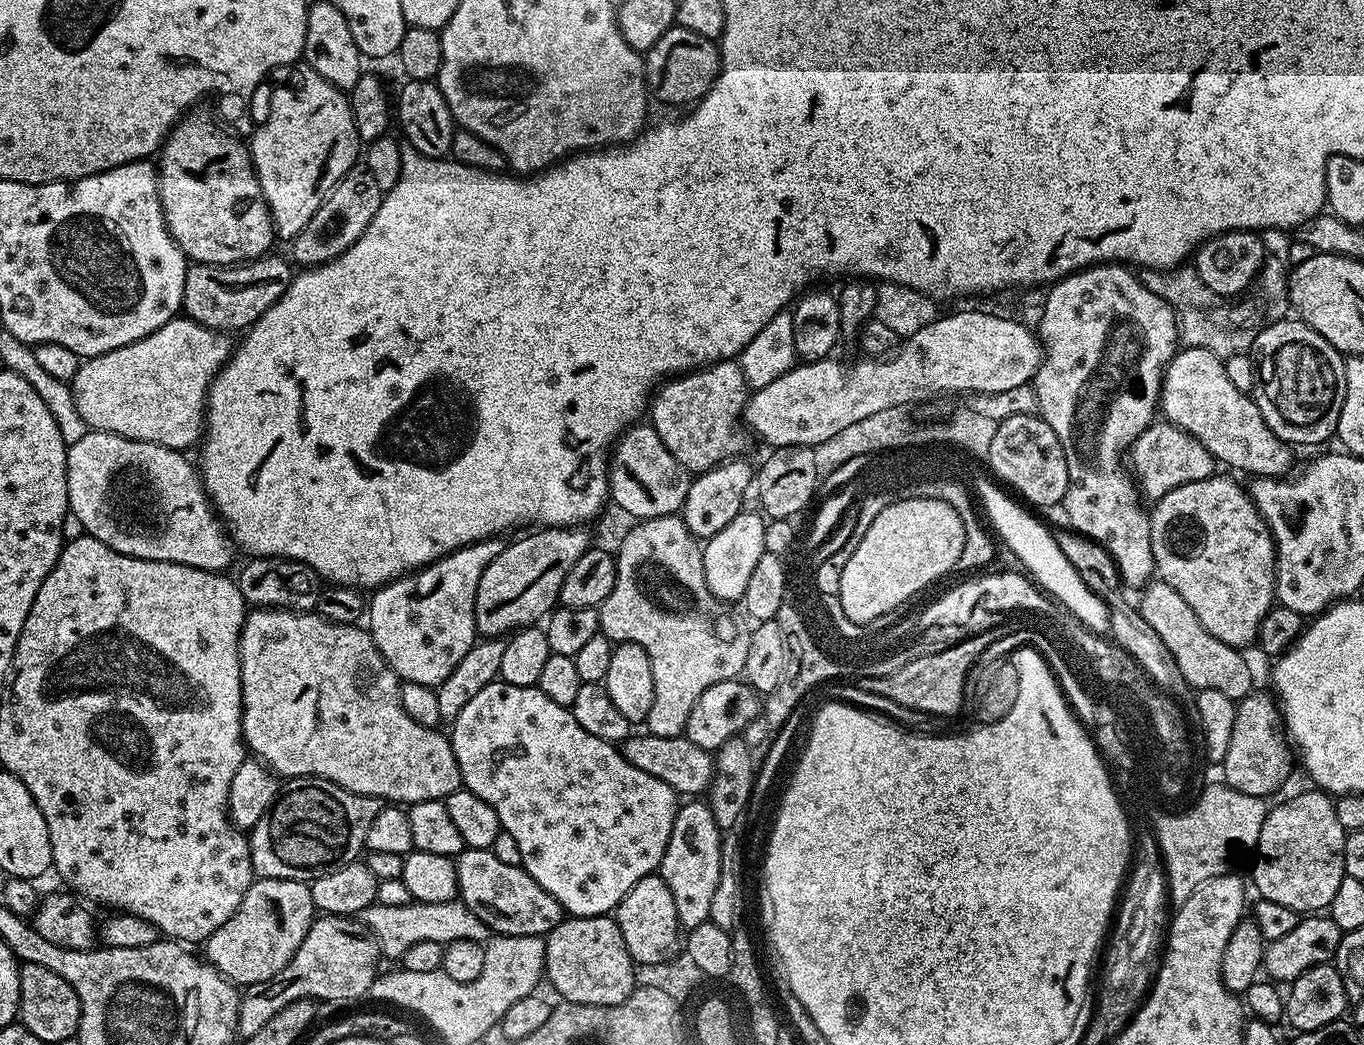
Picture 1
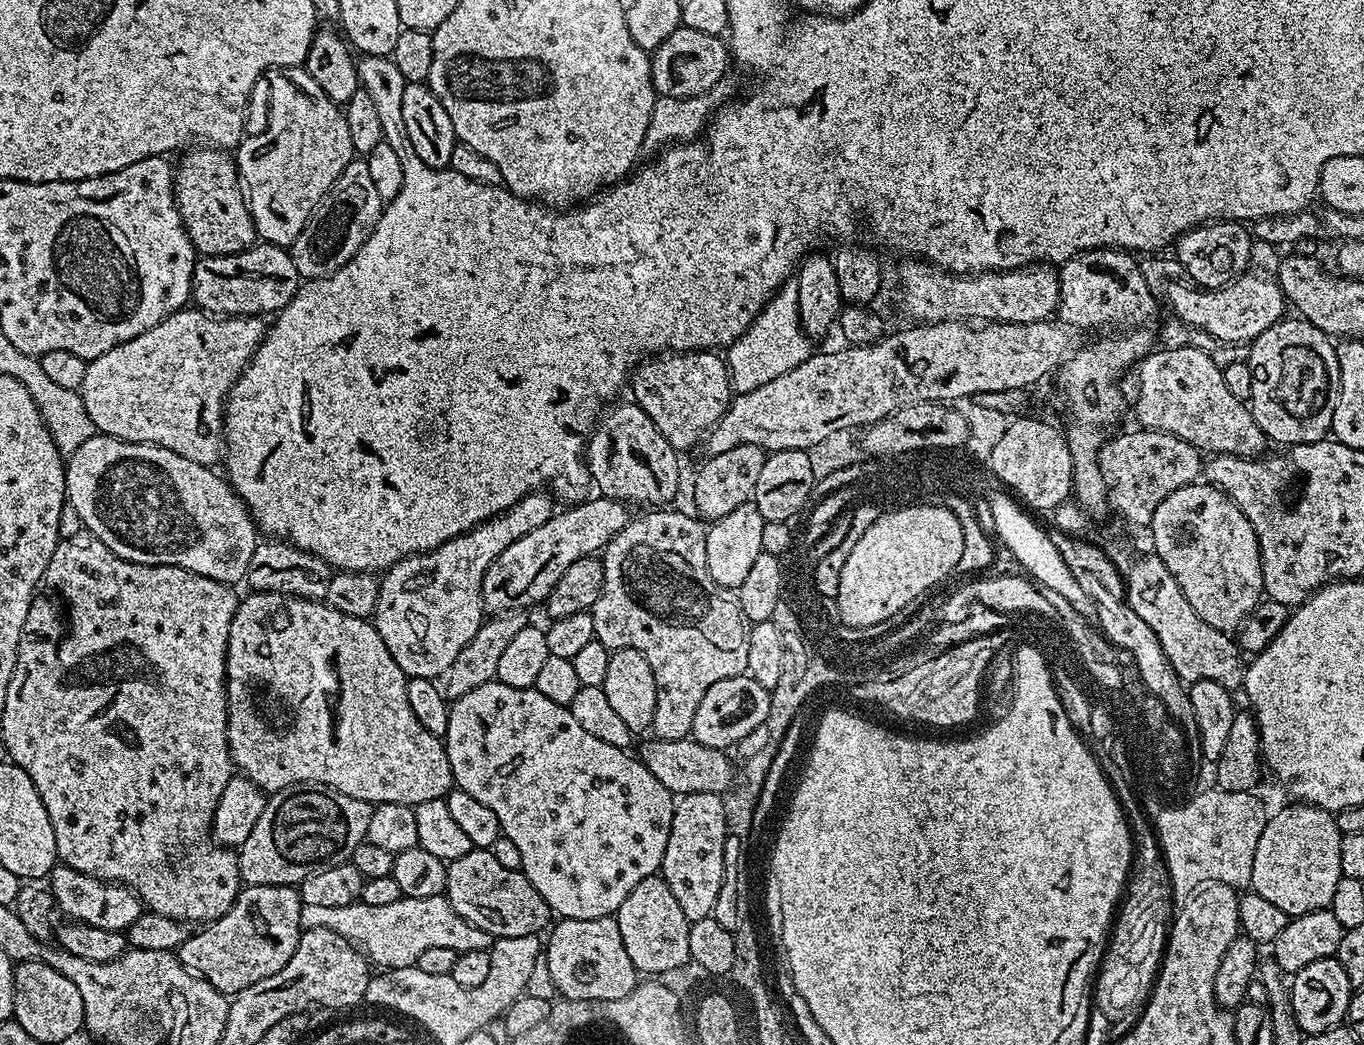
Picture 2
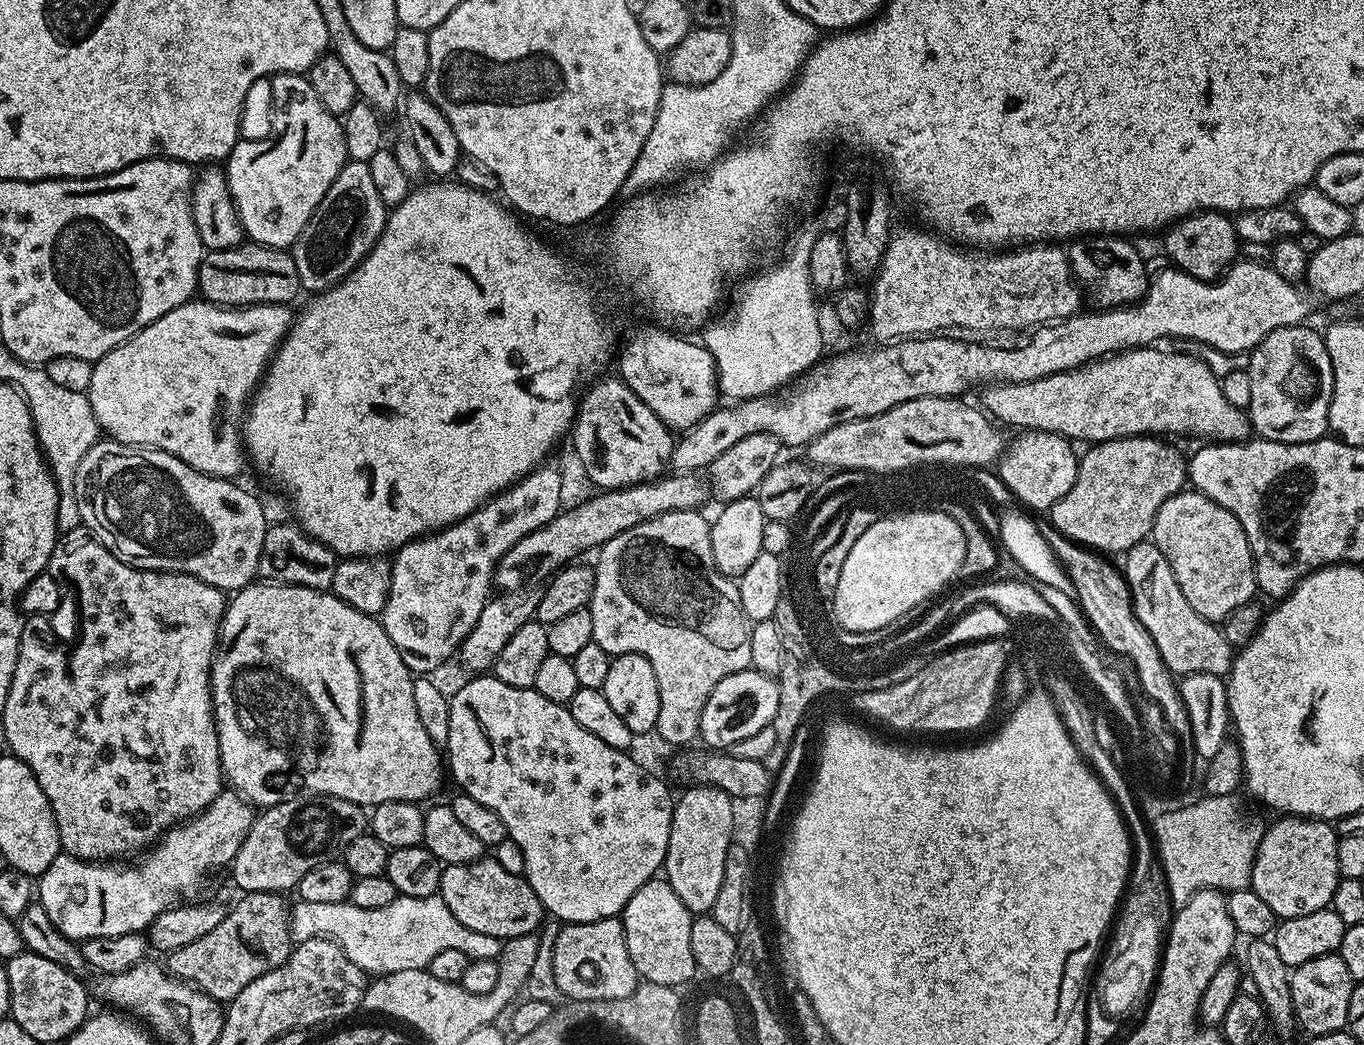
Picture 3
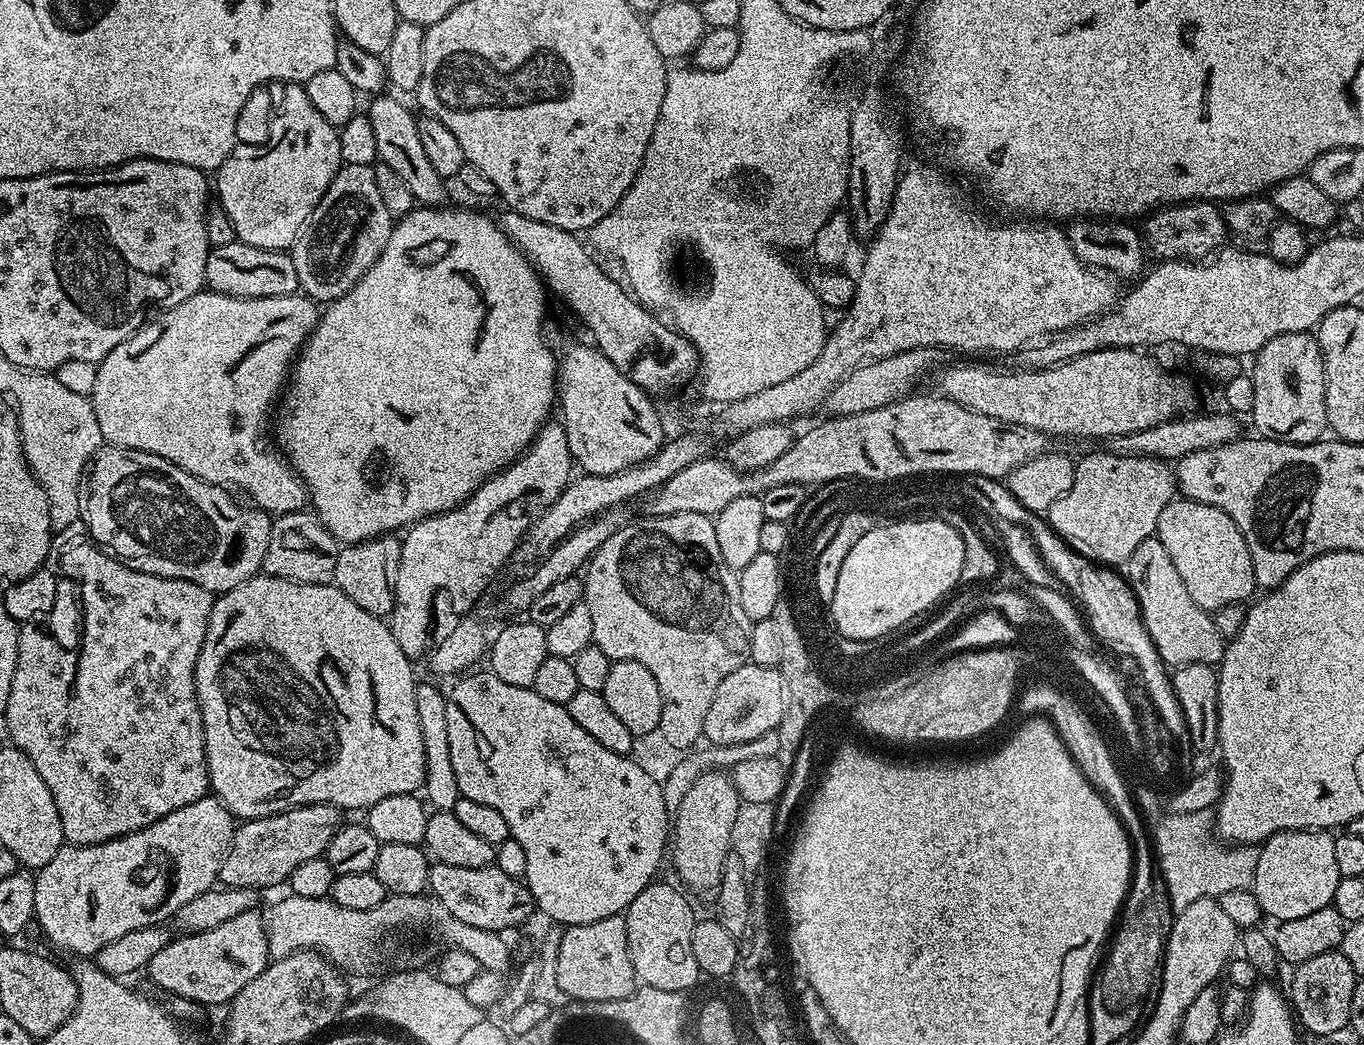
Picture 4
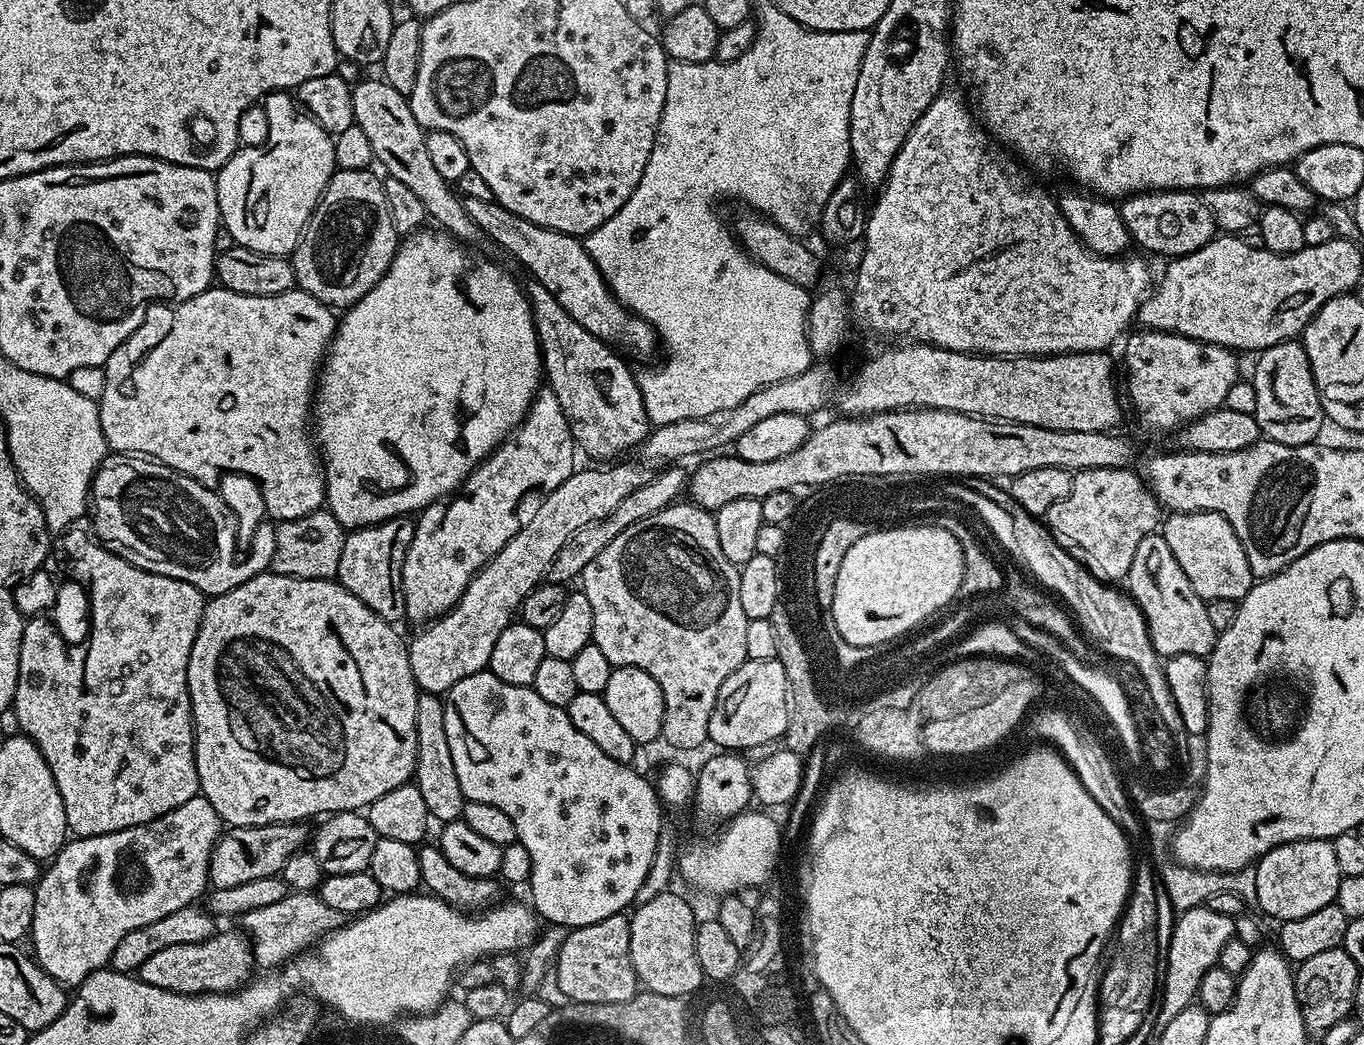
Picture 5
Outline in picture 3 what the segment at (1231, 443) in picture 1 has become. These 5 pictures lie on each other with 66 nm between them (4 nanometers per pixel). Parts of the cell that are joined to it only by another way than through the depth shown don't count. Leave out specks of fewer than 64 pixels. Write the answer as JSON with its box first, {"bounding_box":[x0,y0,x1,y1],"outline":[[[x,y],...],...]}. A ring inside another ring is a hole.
{"bounding_box":[983,346,1253,444],"outline":[[[1156,346],[1129,348],[1127,352],[1117,352],[1103,360],[1093,360],[1081,368],[1071,368],[1068,372],[1050,374],[1046,378],[1017,384],[995,383],[983,389],[983,407],[989,417],[997,421],[1000,419],[1001,425],[1013,424],[1016,430],[1058,432],[1073,442],[1088,440],[1084,442],[1092,444],[1101,444],[1103,440],[1121,440],[1124,436],[1168,434],[1164,432],[1201,436],[1204,442],[1243,442],[1253,435],[1247,411],[1232,406],[1226,400],[1220,377],[1212,373],[1206,362],[1187,351],[1159,352],[1158,349]]]}

